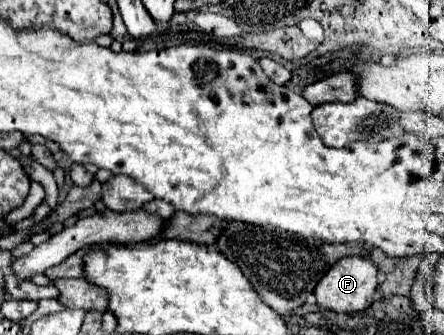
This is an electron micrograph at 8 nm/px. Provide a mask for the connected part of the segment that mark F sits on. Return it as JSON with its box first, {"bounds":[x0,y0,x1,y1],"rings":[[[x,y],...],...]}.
{"bounds":[315,257,379,313],"rings":[[[345,257],[341,261],[337,261],[337,265],[333,265],[333,269],[329,269],[329,273],[317,283],[315,287],[315,297],[317,297],[317,305],[337,311],[337,313],[355,313],[355,311],[363,311],[373,303],[373,295],[379,287],[379,271],[373,265],[371,259],[367,257]]]}

